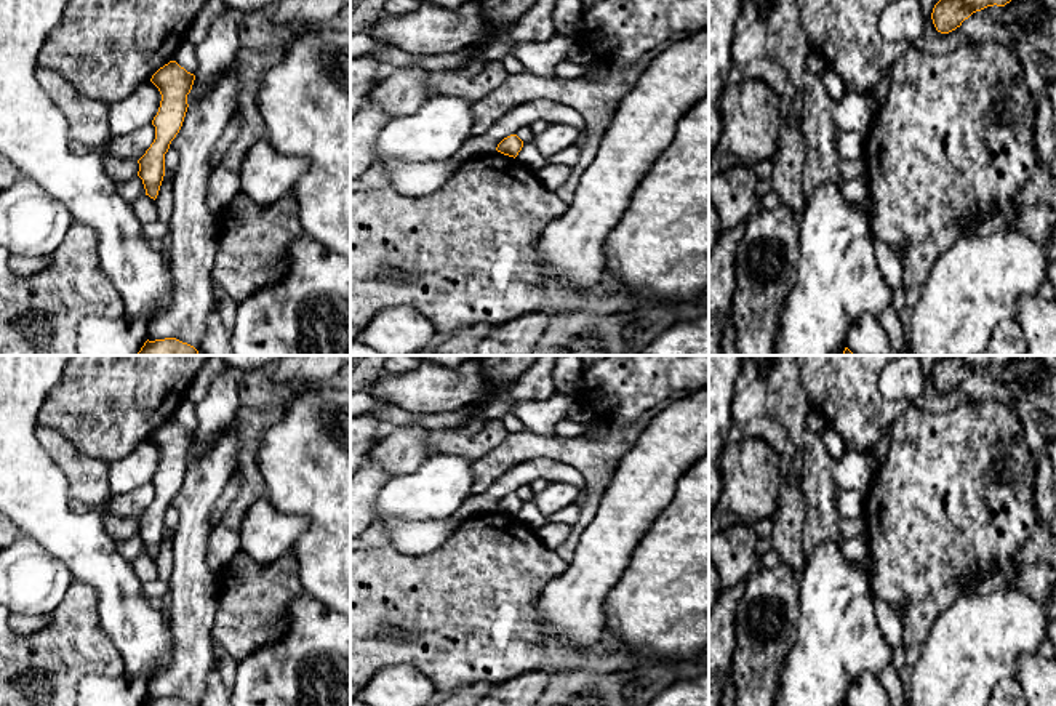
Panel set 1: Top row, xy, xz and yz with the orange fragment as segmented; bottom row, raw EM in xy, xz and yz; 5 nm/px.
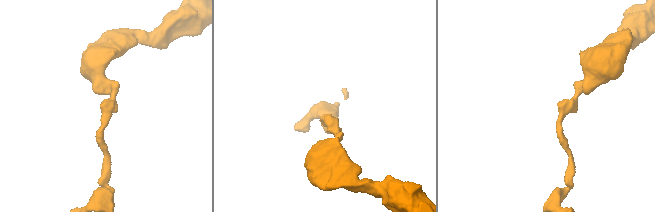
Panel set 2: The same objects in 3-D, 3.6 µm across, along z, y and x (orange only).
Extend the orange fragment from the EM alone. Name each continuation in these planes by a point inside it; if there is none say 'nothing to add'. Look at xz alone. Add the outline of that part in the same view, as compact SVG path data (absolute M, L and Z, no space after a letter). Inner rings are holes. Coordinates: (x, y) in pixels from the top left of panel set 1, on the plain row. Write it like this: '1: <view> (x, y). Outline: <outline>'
nothing to add

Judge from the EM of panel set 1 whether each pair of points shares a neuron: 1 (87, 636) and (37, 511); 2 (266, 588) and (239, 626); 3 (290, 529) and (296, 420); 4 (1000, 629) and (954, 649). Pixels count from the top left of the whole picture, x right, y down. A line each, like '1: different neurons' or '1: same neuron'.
1: different neurons
2: same neuron
3: different neurons
4: same neuron

